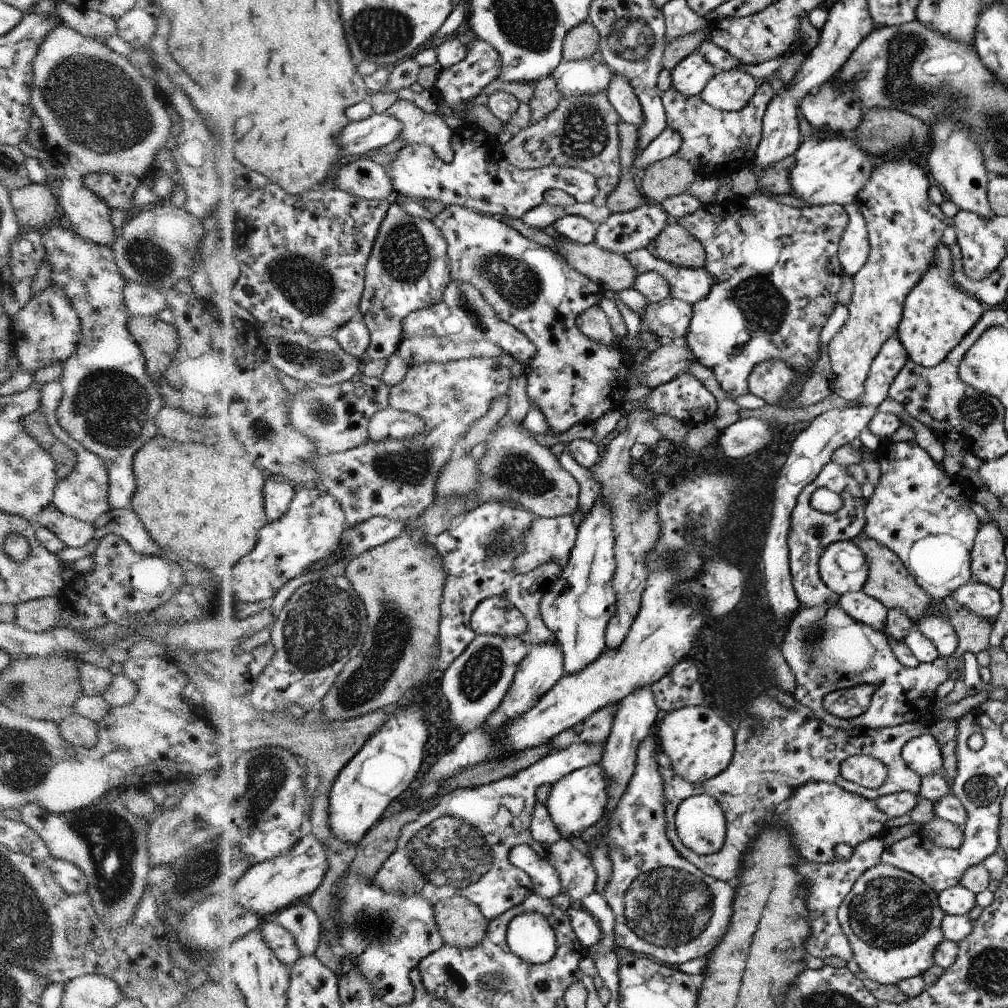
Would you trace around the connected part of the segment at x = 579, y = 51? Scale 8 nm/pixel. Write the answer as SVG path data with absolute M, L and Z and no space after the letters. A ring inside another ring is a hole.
M588 20L565 37L563 57L568 61L592 58L601 47L601 36Z

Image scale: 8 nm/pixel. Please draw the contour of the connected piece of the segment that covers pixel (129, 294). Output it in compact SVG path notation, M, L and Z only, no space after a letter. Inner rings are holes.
M128 281L123 291L124 305L132 316L157 316L168 307L166 295L152 286Z

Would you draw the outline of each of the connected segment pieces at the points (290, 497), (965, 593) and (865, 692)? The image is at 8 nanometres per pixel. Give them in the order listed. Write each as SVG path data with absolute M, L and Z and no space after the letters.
M270 480L265 487L265 496L267 499L267 512L269 514L269 523L284 519L286 514L290 513L296 499L298 488L285 480Z
M973 583L959 587L952 598L960 606L978 617L994 621L1001 612L1001 597L998 590L983 583Z
M863 683L833 691L825 697L824 708L829 714L841 719L856 718L868 710L874 690L873 685Z

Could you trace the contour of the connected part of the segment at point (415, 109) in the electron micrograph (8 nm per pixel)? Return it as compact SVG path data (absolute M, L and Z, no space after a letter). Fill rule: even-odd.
M400 100L388 113L405 122L405 132L400 139L409 144L432 146L446 163L452 163L457 158L453 143L455 130L450 128L442 113L428 114L410 100Z

